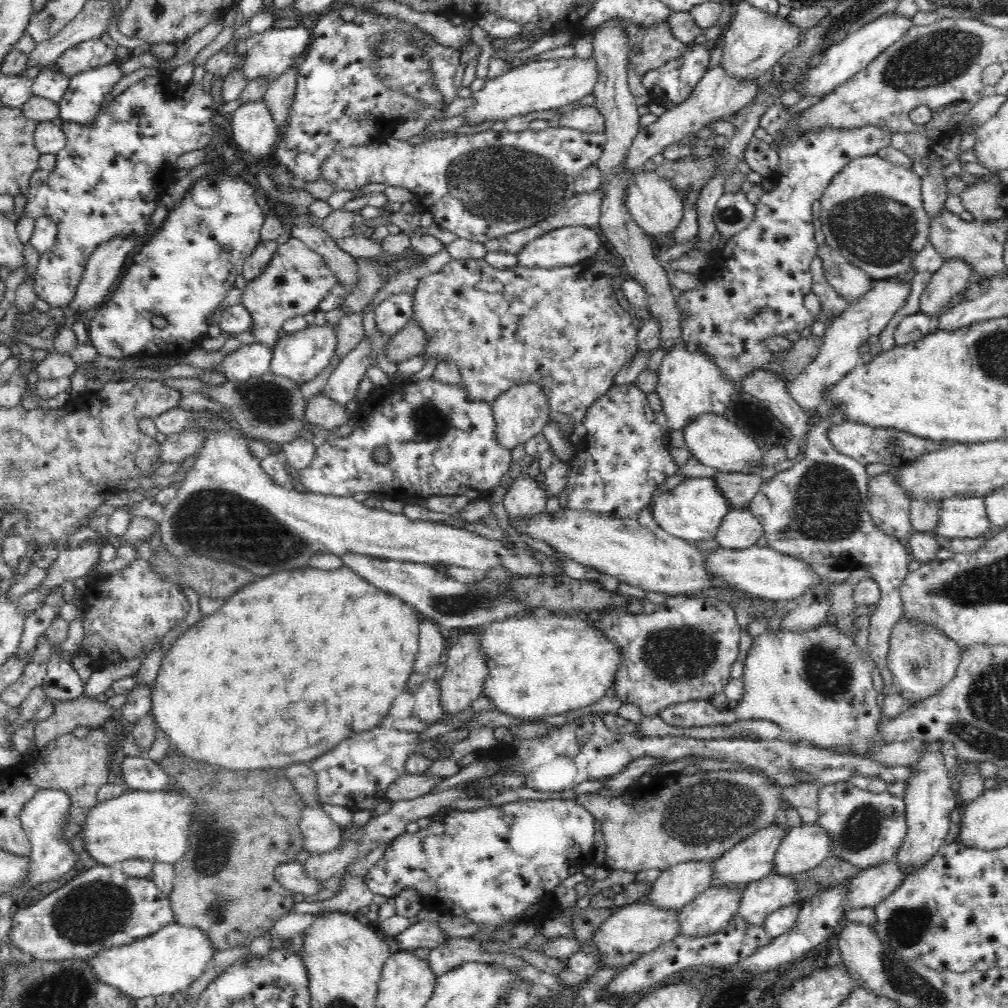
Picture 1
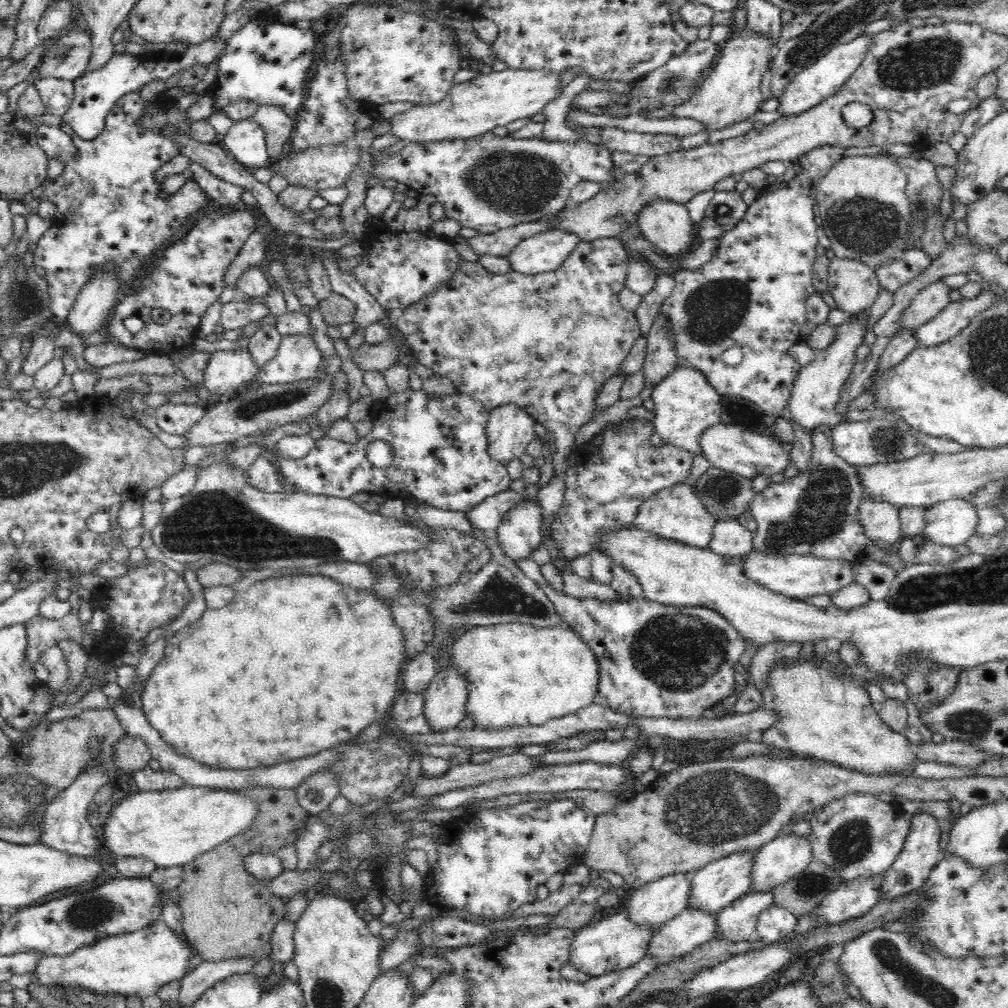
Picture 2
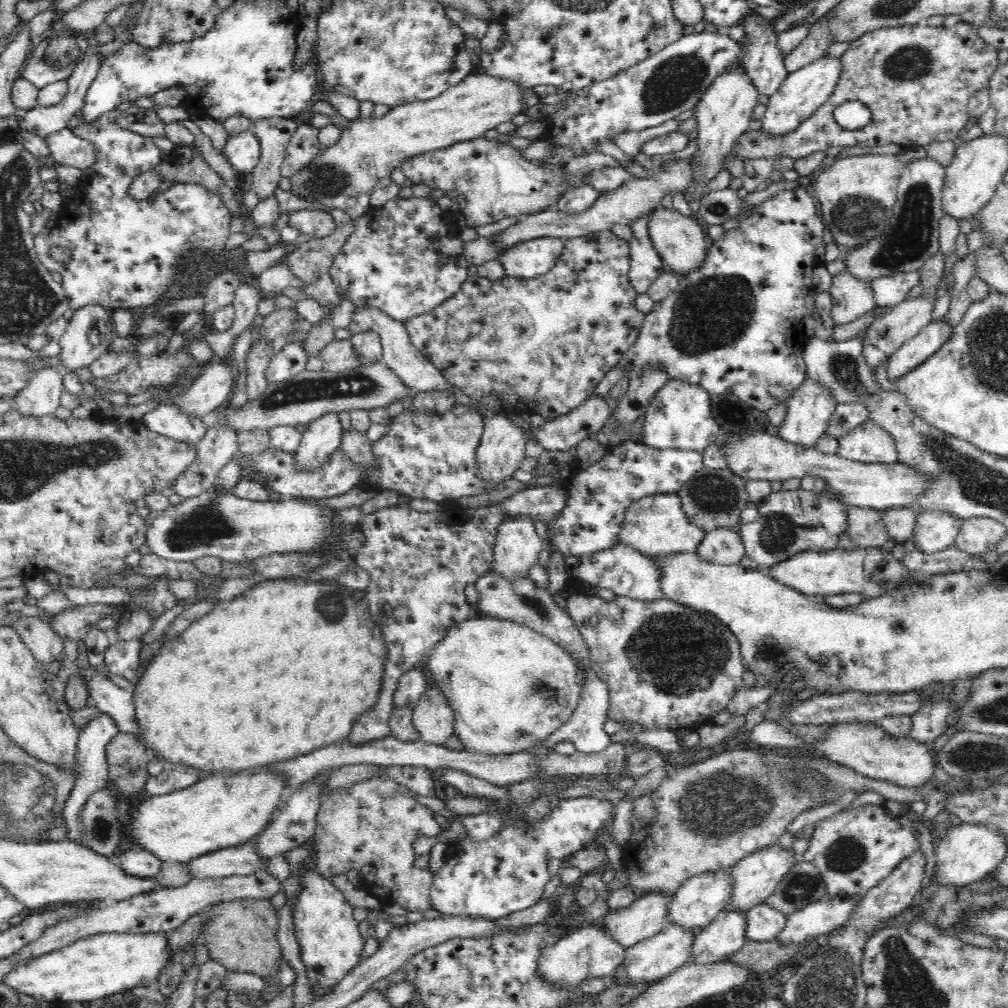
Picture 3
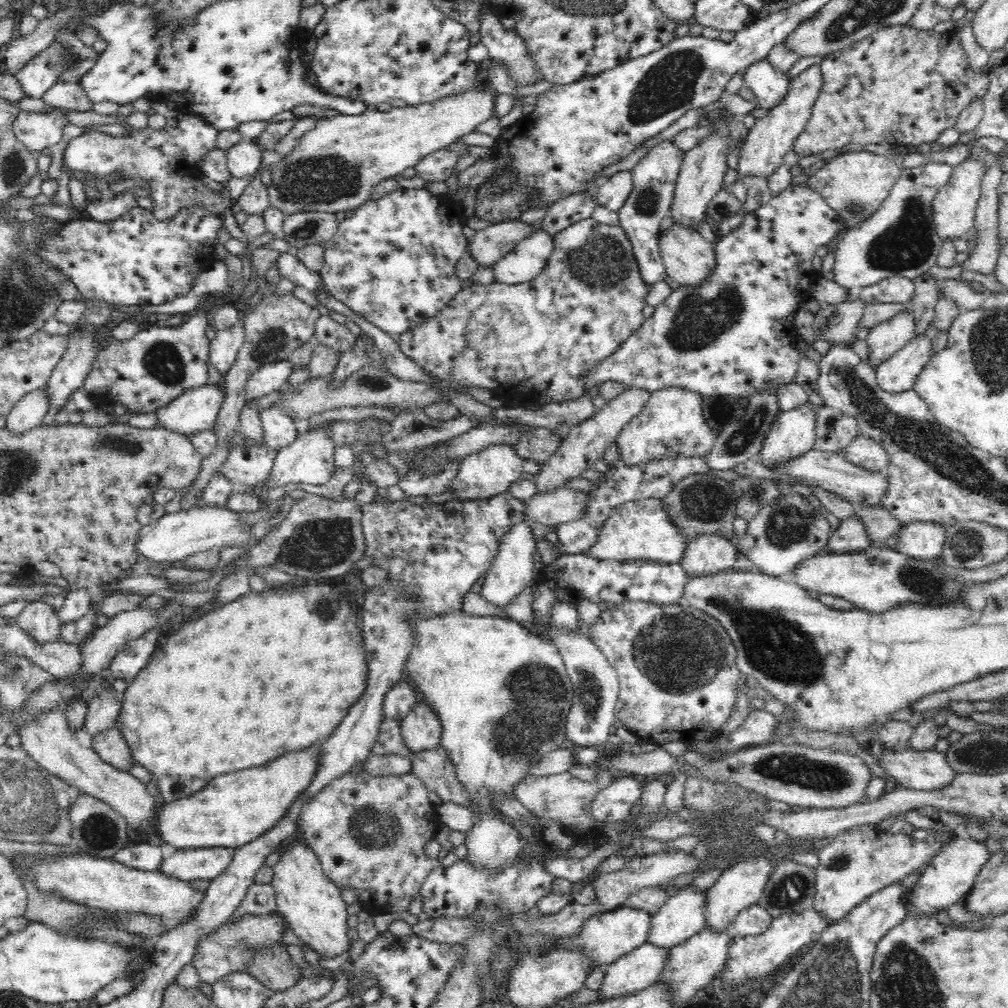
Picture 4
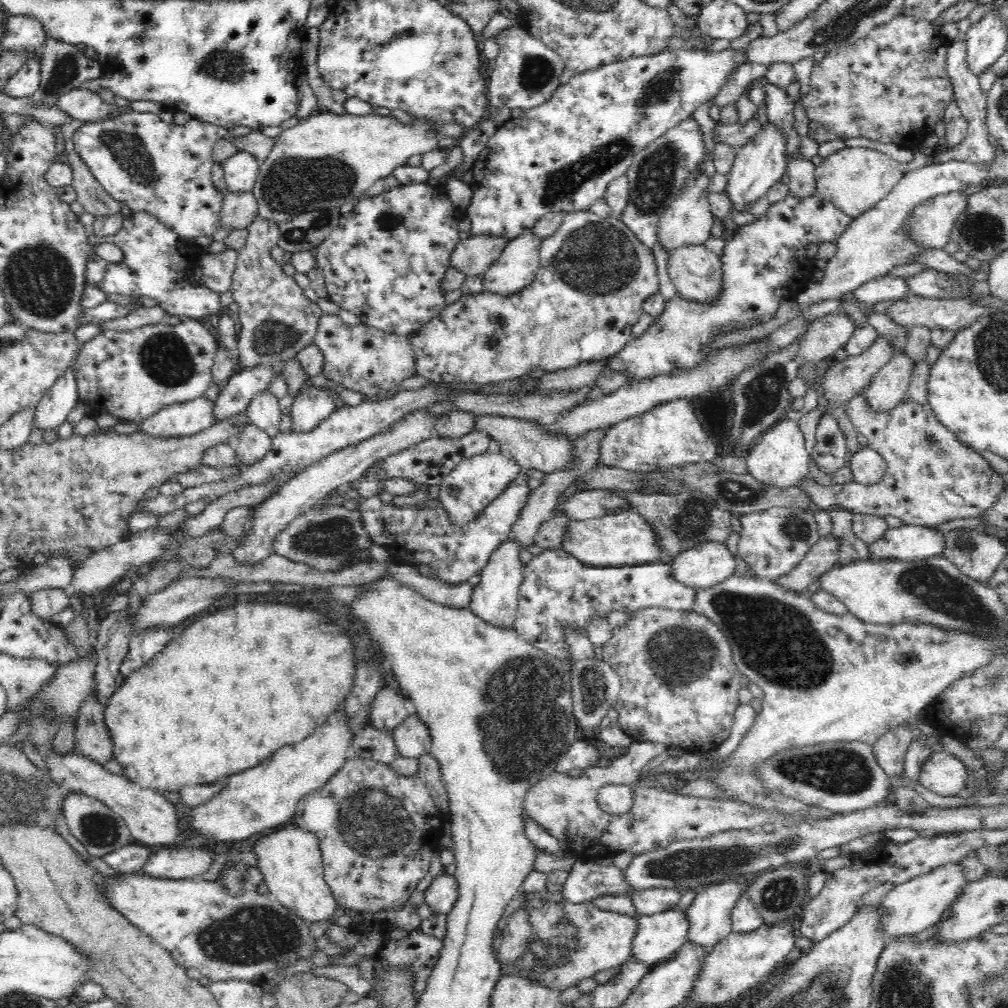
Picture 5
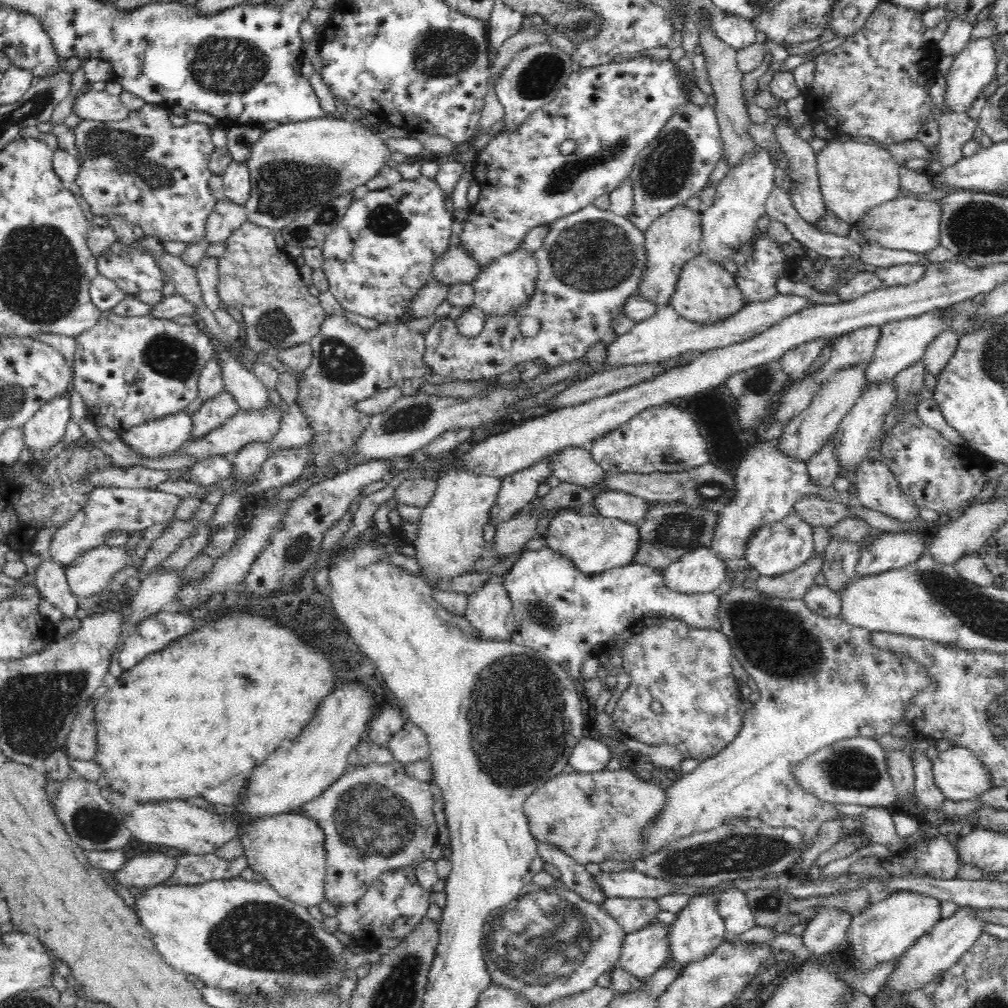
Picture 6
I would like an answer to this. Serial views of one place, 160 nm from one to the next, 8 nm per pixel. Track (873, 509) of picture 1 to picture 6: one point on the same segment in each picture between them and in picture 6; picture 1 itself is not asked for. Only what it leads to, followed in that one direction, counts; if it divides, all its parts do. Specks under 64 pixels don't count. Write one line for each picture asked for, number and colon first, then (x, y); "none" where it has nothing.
2: (880, 521)
3: (864, 527)
4: (850, 537)
5: (823, 556)
6: (793, 585)

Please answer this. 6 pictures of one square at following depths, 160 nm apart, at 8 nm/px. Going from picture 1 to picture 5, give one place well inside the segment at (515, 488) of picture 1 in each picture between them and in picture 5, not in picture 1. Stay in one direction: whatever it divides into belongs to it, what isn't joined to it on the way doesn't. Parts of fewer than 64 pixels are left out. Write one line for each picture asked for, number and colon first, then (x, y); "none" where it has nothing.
2: (520, 531)
3: (517, 546)
4: (514, 566)
5: (494, 599)

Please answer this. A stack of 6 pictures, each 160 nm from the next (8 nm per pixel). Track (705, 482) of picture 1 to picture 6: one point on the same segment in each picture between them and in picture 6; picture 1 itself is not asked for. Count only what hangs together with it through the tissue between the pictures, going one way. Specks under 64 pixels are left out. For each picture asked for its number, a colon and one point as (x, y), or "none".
2: (675, 514)
3: (656, 526)
4: (639, 530)
5: (623, 539)
6: (594, 544)

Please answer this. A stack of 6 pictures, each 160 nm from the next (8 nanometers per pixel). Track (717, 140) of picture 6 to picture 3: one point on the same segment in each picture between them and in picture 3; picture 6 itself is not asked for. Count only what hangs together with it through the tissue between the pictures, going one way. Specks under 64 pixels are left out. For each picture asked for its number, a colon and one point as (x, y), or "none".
3: (646, 265)
4: (654, 177)
5: (659, 173)

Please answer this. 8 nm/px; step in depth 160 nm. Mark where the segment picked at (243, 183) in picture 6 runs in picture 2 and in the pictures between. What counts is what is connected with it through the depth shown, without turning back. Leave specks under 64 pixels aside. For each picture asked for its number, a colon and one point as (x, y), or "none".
2: (245, 142)
3: (243, 151)
4: (243, 160)
5: (240, 171)

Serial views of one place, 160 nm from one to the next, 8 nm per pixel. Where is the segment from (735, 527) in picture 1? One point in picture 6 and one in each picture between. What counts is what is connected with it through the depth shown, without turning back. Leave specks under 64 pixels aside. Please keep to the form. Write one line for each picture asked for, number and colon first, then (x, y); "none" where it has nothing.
2: (730, 538)
3: (722, 546)
4: (709, 554)
5: (709, 563)
6: (699, 571)

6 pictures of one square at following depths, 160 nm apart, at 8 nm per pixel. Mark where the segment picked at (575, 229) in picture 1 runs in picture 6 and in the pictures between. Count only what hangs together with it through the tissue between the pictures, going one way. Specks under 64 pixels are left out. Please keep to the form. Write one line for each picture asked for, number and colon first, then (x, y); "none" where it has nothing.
2: (544, 252)
3: (532, 258)
4: (521, 265)
5: (515, 269)
6: (504, 289)

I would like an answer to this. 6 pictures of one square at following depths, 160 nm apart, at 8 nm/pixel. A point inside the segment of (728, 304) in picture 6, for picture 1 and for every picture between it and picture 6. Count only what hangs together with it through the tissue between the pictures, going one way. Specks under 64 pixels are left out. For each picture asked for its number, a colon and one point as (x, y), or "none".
1: (654, 206)
2: (668, 226)
3: (680, 241)
4: (689, 259)
5: (696, 272)

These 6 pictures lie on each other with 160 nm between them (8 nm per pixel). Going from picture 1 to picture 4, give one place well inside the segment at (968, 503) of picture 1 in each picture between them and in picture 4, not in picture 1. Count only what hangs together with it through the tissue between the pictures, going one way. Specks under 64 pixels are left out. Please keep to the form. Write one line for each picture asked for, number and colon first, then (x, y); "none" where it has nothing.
2: (950, 523)
3: (933, 532)
4: (921, 540)

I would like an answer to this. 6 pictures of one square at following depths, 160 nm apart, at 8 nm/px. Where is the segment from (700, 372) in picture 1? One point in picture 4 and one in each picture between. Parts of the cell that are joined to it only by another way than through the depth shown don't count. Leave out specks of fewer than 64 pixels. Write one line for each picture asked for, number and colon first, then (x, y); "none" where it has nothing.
2: (685, 405)
3: (679, 416)
4: (671, 424)

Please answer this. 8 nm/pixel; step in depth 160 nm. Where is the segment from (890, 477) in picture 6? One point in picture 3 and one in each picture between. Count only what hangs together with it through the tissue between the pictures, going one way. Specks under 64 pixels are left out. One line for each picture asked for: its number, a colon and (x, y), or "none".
3: (867, 443)
4: (862, 452)
5: (868, 468)

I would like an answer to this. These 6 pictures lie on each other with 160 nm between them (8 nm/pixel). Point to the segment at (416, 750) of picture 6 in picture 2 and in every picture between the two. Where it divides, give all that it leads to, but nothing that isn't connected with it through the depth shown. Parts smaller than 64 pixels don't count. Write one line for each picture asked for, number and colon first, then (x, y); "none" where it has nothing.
2: (444, 700)
3: (432, 718)
4: (420, 730)
5: (412, 738)

